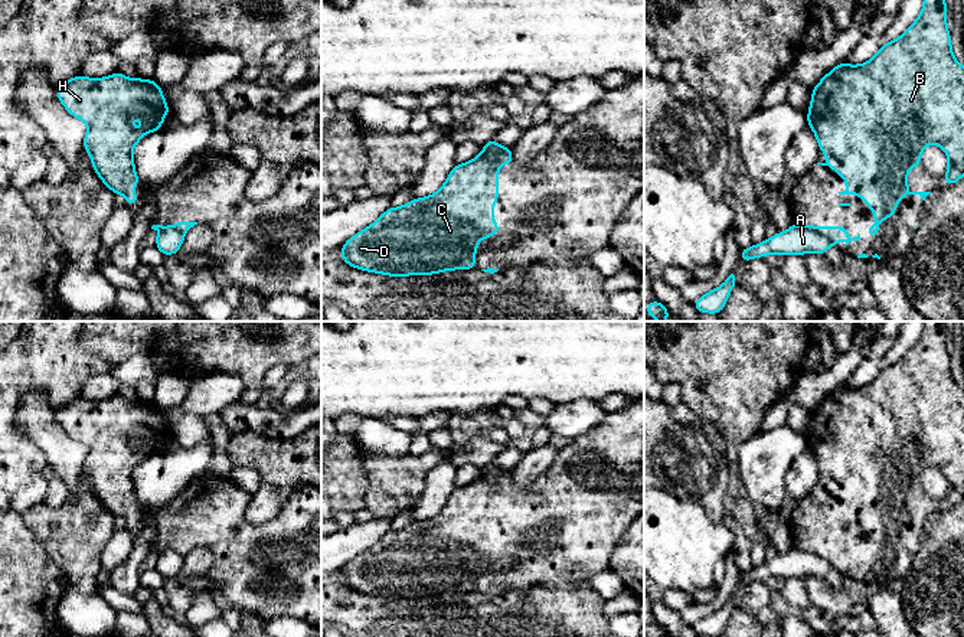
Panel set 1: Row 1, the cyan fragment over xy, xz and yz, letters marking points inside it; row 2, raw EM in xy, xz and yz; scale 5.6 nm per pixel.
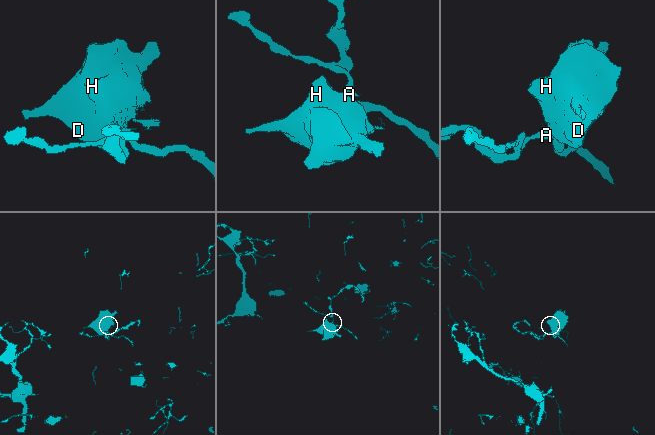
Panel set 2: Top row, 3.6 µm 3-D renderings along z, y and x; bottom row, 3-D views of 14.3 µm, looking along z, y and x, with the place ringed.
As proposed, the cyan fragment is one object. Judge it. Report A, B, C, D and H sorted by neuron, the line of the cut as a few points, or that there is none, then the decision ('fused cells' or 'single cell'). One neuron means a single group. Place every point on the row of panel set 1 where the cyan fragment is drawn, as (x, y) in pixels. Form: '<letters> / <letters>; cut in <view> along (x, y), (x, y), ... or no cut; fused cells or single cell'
A / B C D H; cut in yz along (793, 224), (819, 231), (833, 244); fused cells

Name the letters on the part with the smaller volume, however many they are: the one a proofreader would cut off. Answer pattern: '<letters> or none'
A

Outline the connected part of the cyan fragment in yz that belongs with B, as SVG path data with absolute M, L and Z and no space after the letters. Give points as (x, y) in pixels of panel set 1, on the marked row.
M924 0L922 12L916 20L895 40L885 42L883 46L876 52L876 55L862 65L849 65L840 62L829 74L826 74L821 81L811 89L811 102L807 112L807 125L811 127L818 148L826 154L827 160L824 163L817 163L821 166L831 167L834 173L839 173L846 179L846 190L839 192L839 195L860 195L863 197L863 205L873 209L875 223L869 228L870 235L876 235L879 225L885 218L893 218L896 213L896 203L908 195L919 195L922 200L931 192L911 192L908 189L908 169L922 167L921 151L928 144L940 146L948 157L948 170L944 174L944 186L952 186L960 182L964 176L964 66L957 62L952 48L951 35L947 27L947 6L945 0Z

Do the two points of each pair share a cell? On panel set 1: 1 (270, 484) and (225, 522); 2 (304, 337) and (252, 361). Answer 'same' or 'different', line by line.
1: different
2: same

